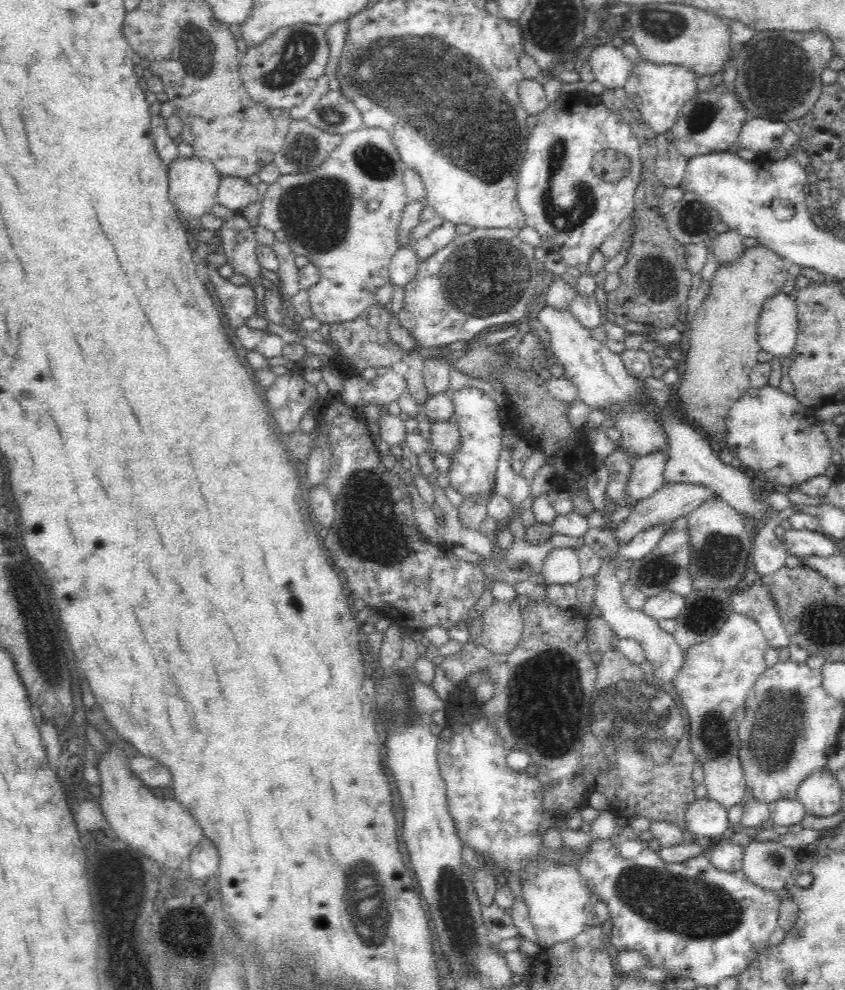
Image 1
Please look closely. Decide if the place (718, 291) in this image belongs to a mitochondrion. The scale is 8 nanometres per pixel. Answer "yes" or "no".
no

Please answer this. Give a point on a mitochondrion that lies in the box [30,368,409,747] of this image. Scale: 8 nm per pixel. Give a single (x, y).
(44, 405)

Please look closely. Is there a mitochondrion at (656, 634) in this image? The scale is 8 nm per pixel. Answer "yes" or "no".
no

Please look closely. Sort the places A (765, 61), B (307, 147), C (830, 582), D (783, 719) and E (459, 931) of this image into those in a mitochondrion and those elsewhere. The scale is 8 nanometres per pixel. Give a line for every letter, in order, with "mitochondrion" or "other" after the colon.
A: mitochondrion
B: mitochondrion
C: other
D: mitochondrion
E: mitochondrion

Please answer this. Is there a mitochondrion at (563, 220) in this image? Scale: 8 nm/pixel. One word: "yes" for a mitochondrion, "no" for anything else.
yes

